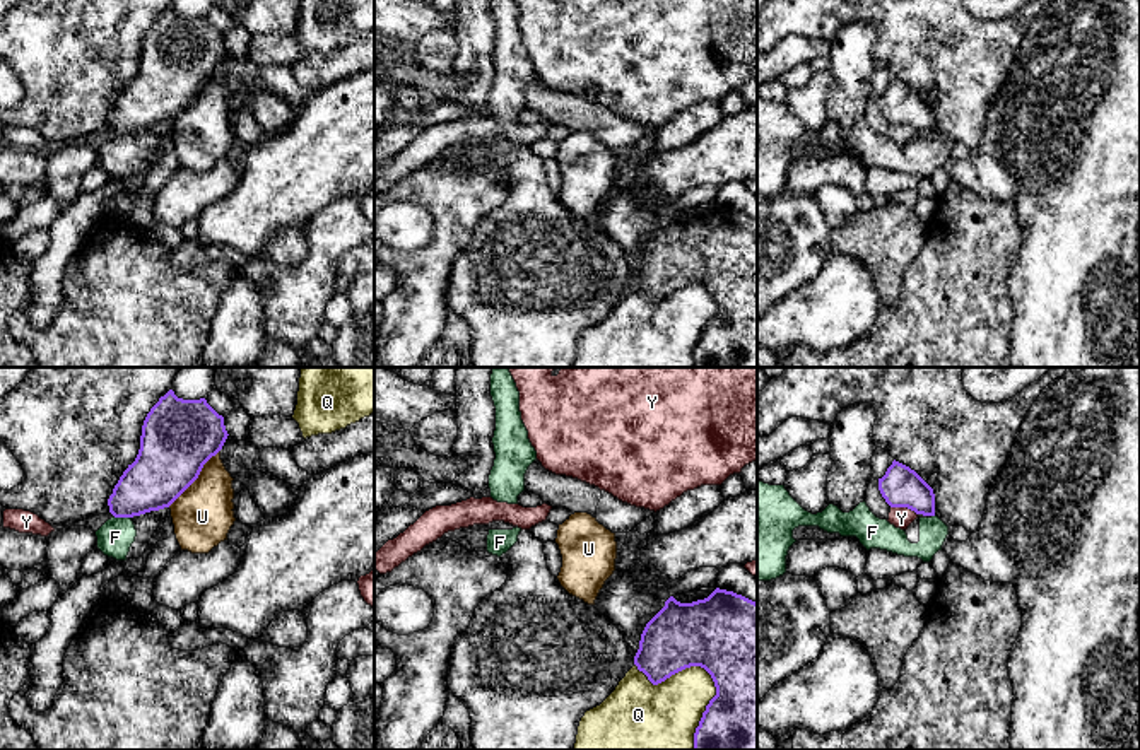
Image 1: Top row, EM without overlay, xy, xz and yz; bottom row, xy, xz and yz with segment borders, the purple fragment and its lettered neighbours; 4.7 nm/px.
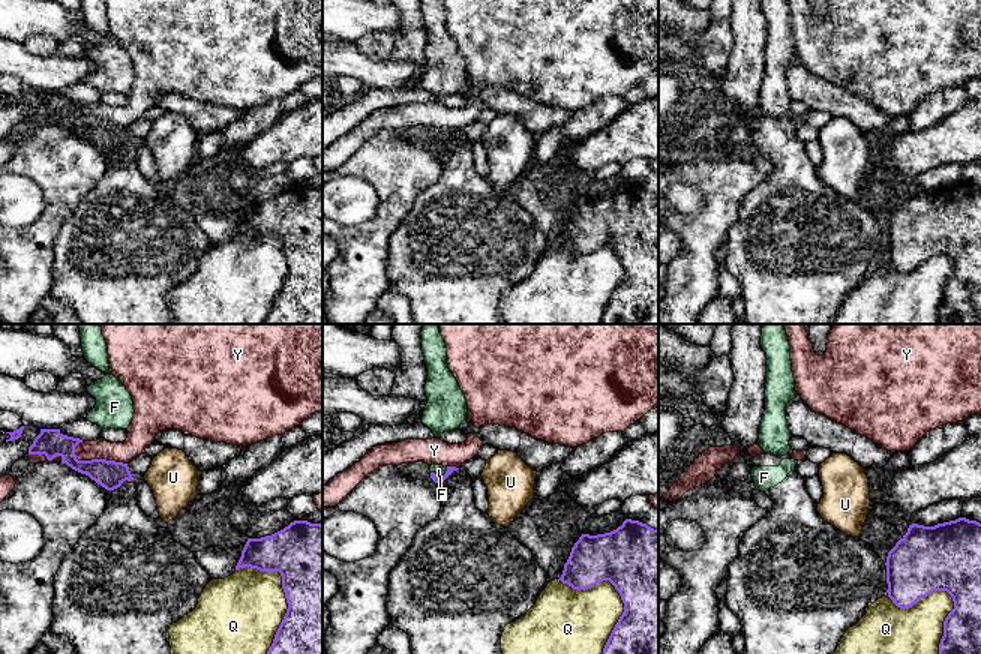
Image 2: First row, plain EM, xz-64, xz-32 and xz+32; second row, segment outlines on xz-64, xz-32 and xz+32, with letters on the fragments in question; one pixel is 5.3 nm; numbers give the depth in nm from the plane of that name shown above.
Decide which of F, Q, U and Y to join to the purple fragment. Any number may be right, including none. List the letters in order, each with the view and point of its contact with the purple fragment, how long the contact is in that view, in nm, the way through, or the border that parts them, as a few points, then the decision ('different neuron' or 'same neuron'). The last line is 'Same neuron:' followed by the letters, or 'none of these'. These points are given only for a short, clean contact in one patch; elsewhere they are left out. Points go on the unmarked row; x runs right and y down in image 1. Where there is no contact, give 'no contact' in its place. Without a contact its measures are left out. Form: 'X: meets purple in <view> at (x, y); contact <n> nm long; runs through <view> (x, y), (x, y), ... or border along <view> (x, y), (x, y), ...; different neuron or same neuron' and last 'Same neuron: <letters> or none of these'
F: meets purple in xy at (122, 134); contact 90 nm long; different neuron
Q: meets purple in xz at (708, 289); contact 500 nm long; different neuron
U: meets purple in xy at (195, 96); contact 360 nm long; border along xy (219, 67), (168, 123); different neuron
Y: meets purple in yz at (904, 123); contact 130 nm long; different neuron
Same neuron: none of these

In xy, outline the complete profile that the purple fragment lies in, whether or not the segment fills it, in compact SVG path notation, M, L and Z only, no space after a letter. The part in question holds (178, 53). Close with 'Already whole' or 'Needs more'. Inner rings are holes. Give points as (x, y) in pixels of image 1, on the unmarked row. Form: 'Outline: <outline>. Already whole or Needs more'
Outline: M169 7L144 38L138 72L115 103L109 130L133 135L169 125L227 53L224 34L205 15L183 17Z. Already whole

